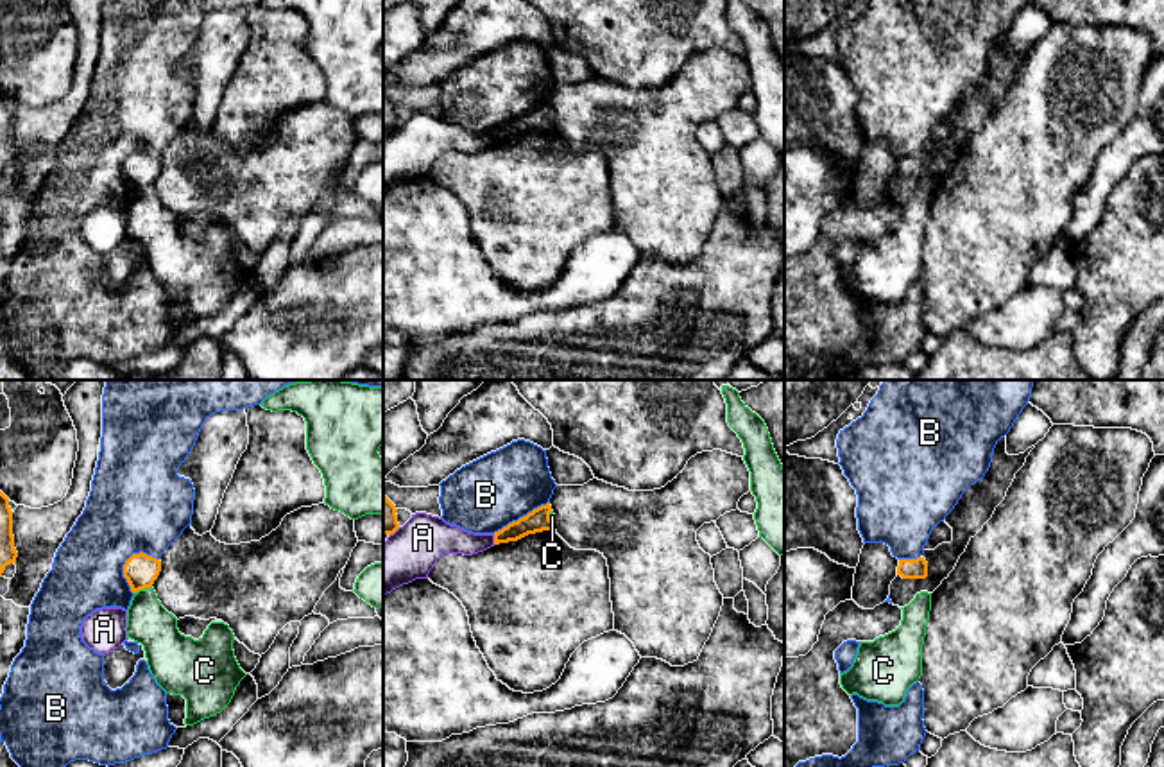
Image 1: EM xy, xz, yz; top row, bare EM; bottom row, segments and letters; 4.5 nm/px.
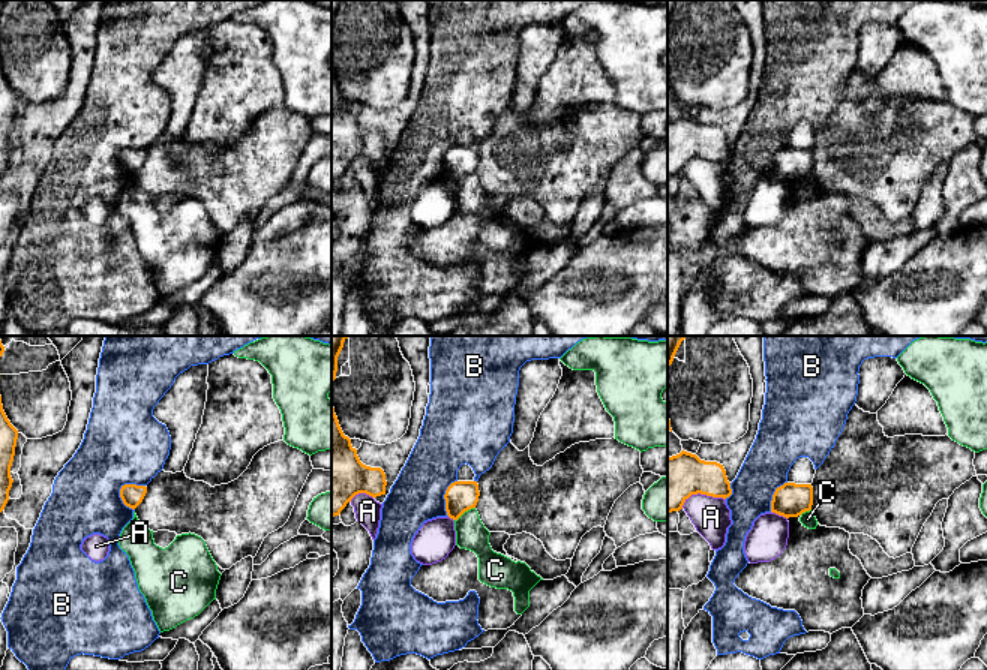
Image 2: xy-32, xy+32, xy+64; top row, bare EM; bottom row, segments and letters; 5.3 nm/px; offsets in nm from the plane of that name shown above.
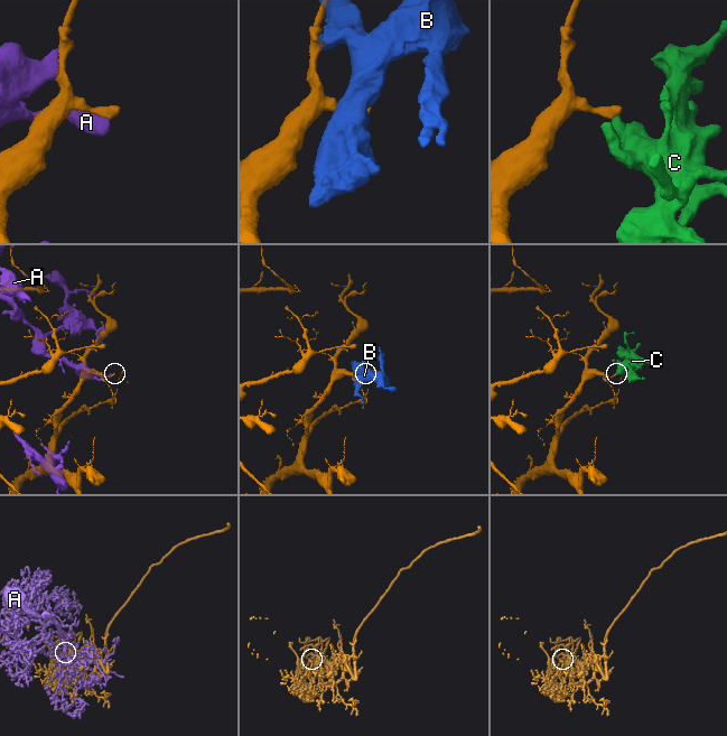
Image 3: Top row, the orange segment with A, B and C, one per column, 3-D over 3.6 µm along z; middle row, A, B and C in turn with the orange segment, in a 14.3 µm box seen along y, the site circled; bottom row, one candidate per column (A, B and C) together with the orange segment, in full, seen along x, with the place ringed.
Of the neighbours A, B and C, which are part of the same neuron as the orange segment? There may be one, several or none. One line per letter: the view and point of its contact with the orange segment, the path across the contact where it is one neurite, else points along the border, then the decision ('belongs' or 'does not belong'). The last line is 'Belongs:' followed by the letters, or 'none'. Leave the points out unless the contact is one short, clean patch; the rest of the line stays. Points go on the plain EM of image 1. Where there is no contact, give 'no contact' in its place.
A: meets orange in xz at (495, 138); does not belong
B: meets orange in xy at (124, 169); does not belong
C: meets orange in xy at (142, 187); border along xy (151, 183), (135, 190); does not belong
Belongs: none

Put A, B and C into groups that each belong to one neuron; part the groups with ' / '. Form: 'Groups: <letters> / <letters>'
Groups: A / B / C

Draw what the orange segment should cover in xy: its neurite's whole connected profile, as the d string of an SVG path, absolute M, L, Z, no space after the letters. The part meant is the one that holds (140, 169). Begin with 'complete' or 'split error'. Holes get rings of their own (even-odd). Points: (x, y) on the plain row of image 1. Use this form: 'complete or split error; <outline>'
complete; M143 151L133 152L124 163L124 176L131 190L150 186L161 170L161 159Z

